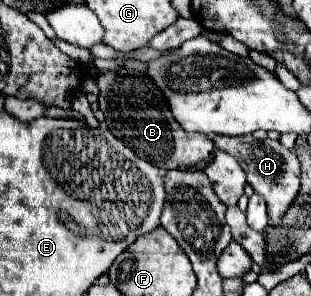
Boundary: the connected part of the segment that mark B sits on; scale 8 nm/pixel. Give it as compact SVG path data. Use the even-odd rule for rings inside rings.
M119 70L105 72L97 78L99 86L99 110L105 114L107 128L115 138L125 142L139 158L153 162L165 170L181 170L195 166L199 162L211 162L215 154L215 144L199 132L185 132L173 120L169 104L163 94L149 82L143 72Z

